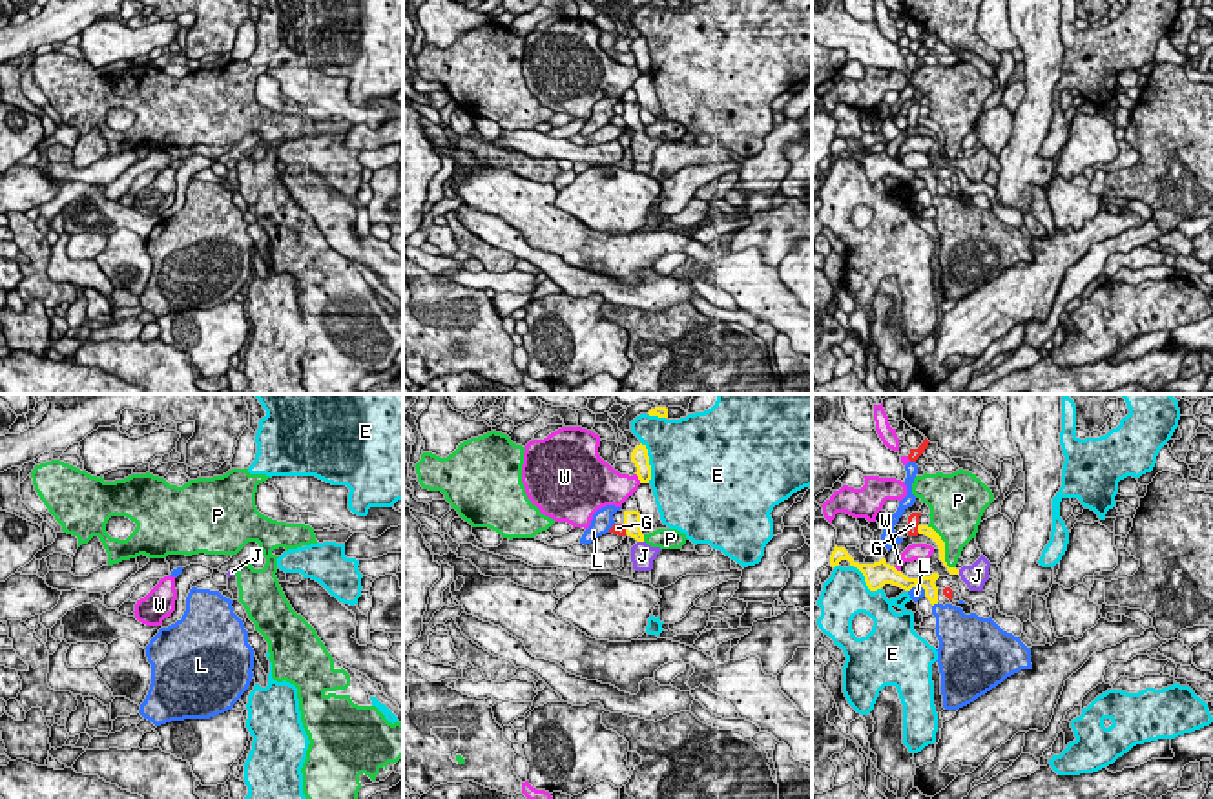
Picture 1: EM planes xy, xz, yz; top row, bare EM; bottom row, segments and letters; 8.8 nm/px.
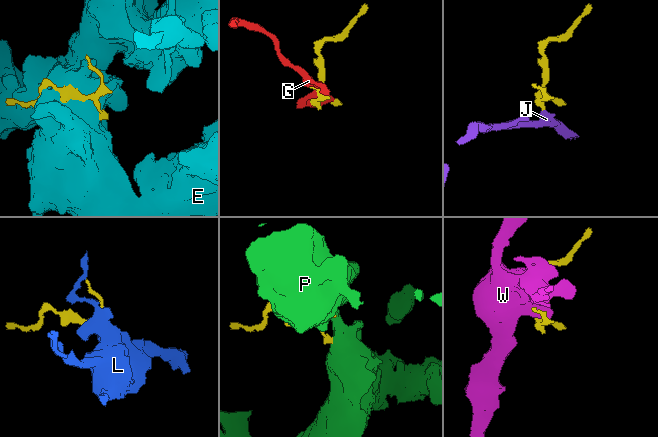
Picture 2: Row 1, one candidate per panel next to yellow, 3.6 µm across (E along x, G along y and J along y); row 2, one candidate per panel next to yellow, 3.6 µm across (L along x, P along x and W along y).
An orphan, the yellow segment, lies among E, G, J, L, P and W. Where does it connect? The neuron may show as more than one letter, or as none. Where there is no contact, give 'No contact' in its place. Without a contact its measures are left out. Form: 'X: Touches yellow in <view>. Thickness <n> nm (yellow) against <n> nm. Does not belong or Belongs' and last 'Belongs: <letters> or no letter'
E: Touches yellow in xz. Thickness 160 nm (yellow) against 480 nm. Does not belong
G: Touches yellow in yz. Thickness 100 nm (yellow) against 100 nm. Does not belong
J: Touches yellow in xz. Thickness 160 nm (yellow) against 220 nm. Belongs
L: Touches yellow in yz. Thickness 130 nm (yellow) against 300 nm. Does not belong
P: Touches yellow in yz. Thickness 100 nm (yellow) against 360 nm. Does not belong
W: Touches yellow in xz. Thickness 160 nm (yellow) against 280 nm. Does not belong
Belongs: J

